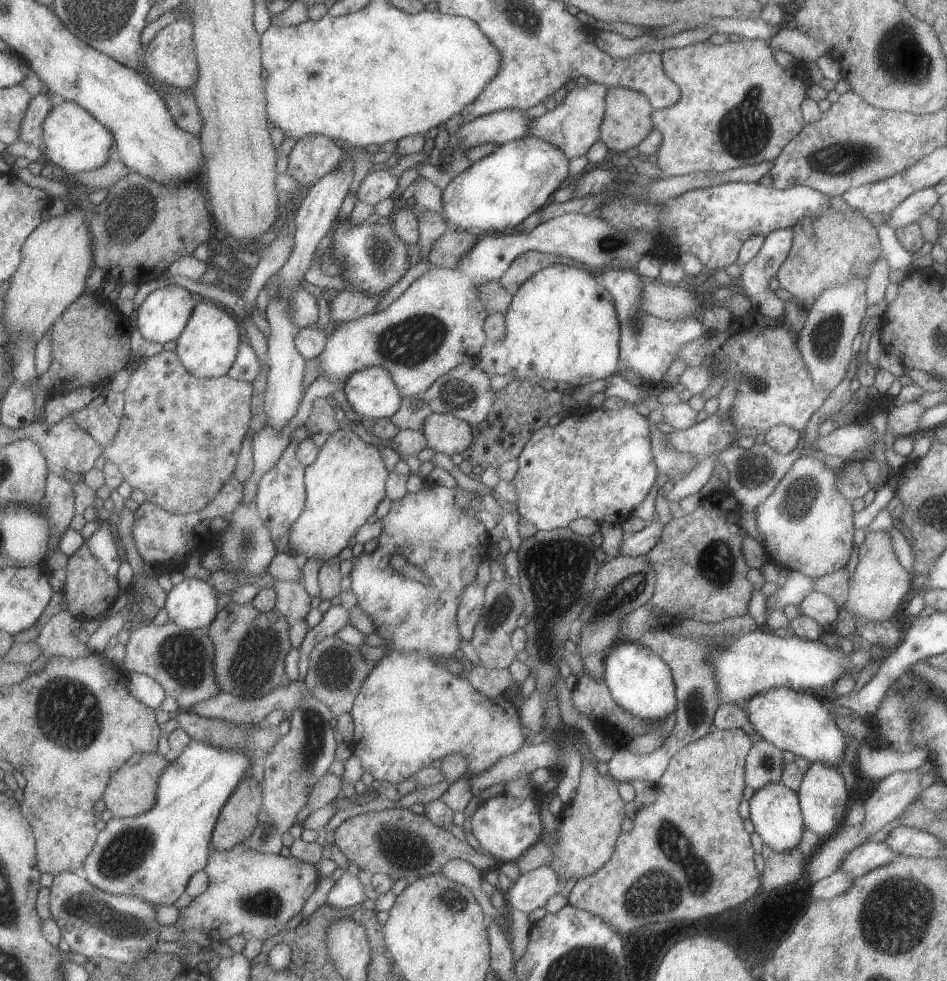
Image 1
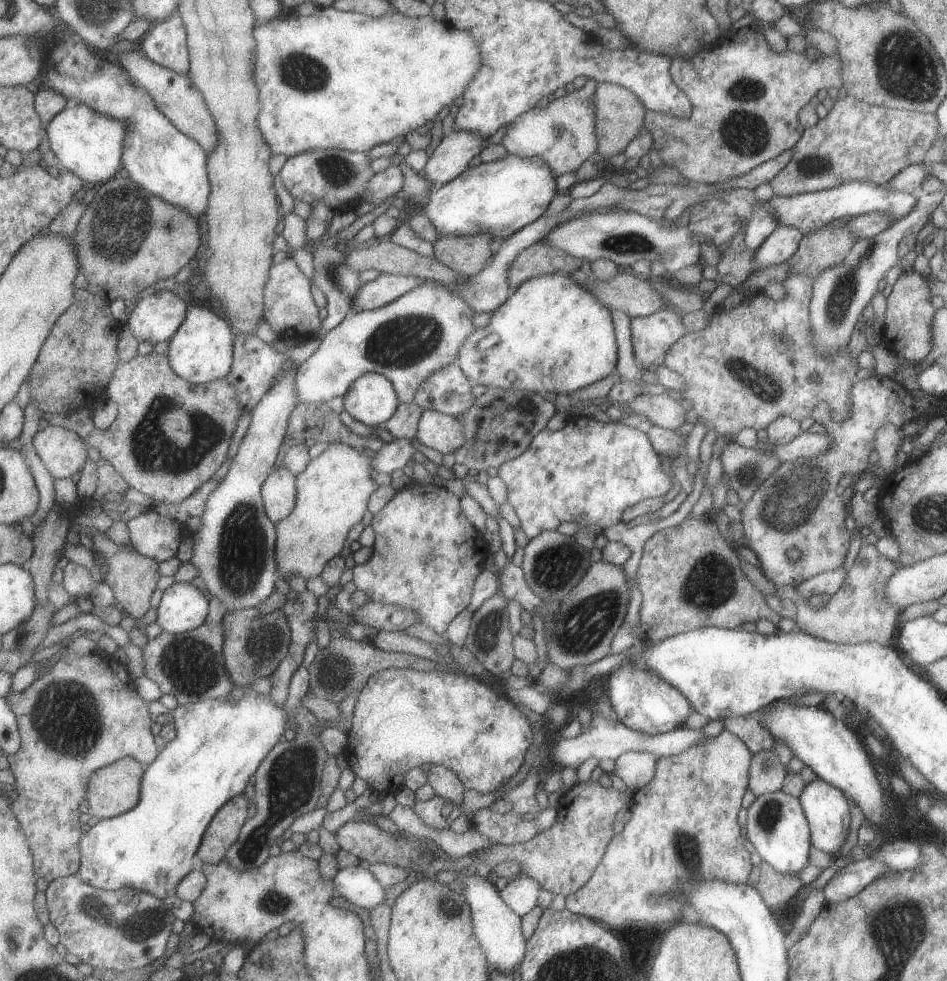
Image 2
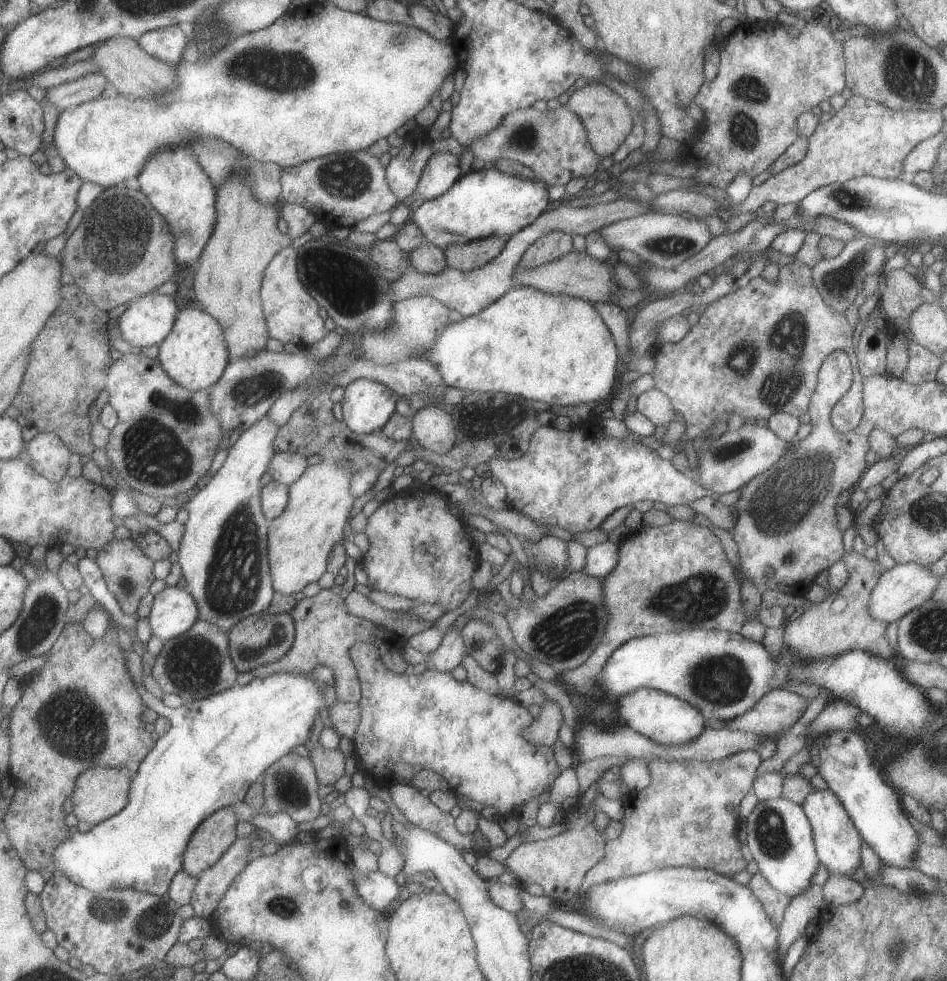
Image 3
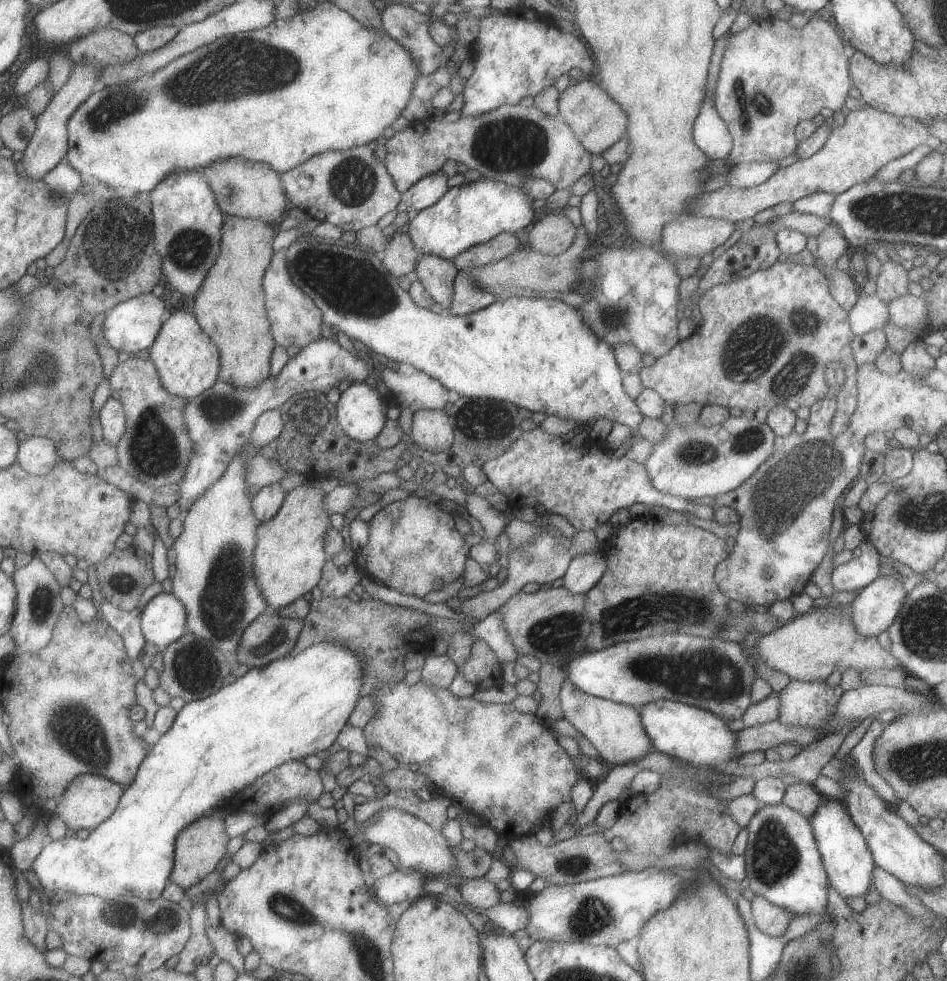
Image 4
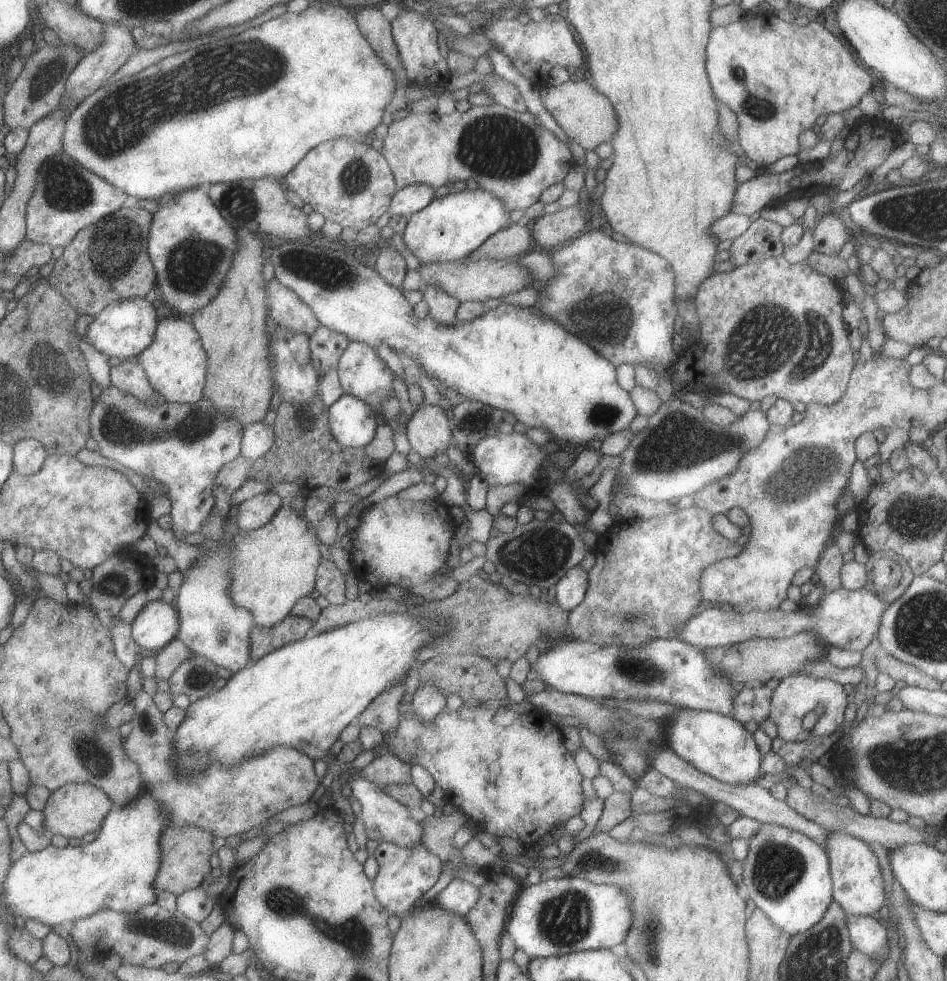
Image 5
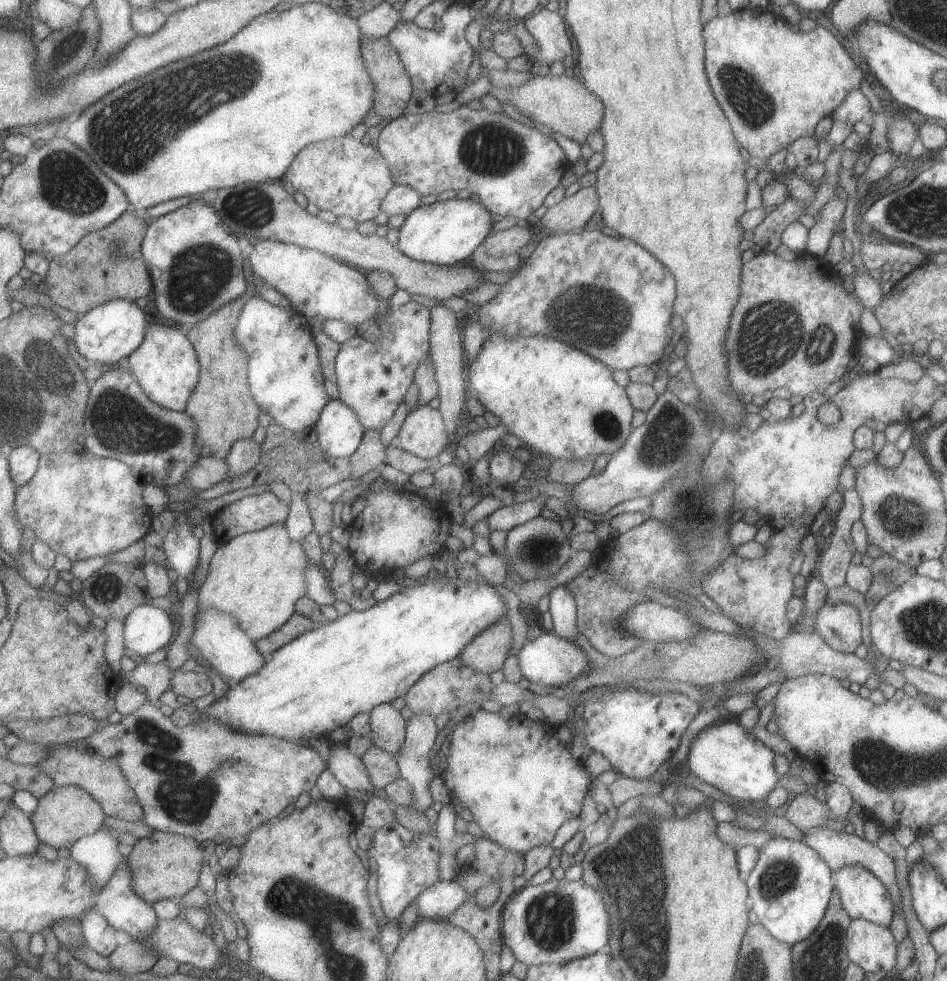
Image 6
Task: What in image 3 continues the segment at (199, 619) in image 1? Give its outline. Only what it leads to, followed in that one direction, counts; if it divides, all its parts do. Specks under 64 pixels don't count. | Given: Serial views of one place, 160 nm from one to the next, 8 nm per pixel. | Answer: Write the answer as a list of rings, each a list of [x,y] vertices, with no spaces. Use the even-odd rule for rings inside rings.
[[[180,583],[155,596],[149,617],[155,636],[168,641],[195,626],[200,608],[197,599]]]

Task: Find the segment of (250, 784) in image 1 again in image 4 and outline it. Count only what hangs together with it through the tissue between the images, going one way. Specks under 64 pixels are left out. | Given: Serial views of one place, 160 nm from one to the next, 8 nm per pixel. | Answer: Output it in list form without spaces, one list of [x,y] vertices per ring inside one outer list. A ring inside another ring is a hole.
[[[219,813],[205,815],[195,823],[191,823],[177,837],[176,842],[176,867],[172,874],[172,880],[179,883],[185,890],[209,876],[217,870],[223,854],[225,854],[227,836],[223,830],[223,820]]]

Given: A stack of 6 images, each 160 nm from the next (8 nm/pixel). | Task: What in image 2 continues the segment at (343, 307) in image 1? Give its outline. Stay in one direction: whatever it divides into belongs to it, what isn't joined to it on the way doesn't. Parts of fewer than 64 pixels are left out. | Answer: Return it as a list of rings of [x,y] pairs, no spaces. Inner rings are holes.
[[[379,273],[374,280],[363,283],[353,293],[351,299],[353,312],[385,306],[409,289],[415,288],[421,281],[411,275]]]

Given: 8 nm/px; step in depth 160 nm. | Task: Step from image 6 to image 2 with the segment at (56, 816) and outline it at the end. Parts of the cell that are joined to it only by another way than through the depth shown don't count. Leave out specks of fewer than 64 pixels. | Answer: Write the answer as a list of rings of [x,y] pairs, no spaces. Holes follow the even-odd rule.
[[[125,757],[94,772],[88,794],[89,813],[99,820],[110,819],[132,811],[141,802],[142,781],[147,766],[133,757]]]

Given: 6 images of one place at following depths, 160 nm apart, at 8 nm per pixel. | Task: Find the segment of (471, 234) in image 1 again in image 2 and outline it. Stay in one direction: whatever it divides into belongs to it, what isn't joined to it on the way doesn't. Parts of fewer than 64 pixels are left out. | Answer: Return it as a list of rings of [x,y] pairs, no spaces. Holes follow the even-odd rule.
[[[487,233],[476,235],[441,235],[432,243],[433,256],[465,277],[477,274],[494,254],[495,241]]]

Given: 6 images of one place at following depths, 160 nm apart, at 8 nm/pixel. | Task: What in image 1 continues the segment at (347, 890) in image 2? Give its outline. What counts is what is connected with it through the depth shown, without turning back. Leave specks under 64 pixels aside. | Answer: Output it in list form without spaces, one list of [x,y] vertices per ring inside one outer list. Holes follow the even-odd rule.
[[[343,872],[328,890],[324,904],[332,909],[346,909],[360,905],[366,899],[363,888],[356,876]]]

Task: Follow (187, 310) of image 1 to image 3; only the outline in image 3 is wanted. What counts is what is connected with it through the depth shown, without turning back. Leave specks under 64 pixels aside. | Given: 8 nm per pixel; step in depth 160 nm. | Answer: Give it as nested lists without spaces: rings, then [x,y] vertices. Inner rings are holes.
[[[153,292],[133,301],[119,317],[118,326],[133,347],[160,345],[172,334],[180,313],[175,296]]]

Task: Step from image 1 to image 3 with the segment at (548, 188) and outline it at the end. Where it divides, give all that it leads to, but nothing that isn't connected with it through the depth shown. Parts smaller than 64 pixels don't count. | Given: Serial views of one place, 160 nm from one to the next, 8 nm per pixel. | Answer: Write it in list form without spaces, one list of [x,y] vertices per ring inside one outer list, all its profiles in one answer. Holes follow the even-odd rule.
[[[489,167],[461,175],[445,192],[423,201],[411,220],[422,232],[425,242],[442,249],[485,237],[508,238],[532,223],[547,208],[547,202],[547,188],[542,181]]]

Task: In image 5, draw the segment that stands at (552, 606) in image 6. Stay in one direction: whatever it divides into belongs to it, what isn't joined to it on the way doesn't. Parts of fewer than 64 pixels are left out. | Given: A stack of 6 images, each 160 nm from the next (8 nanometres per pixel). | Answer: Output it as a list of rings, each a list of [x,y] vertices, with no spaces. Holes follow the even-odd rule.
[[[576,565],[567,570],[562,578],[555,584],[555,604],[565,610],[571,611],[577,604],[581,603],[587,587],[587,572]]]

